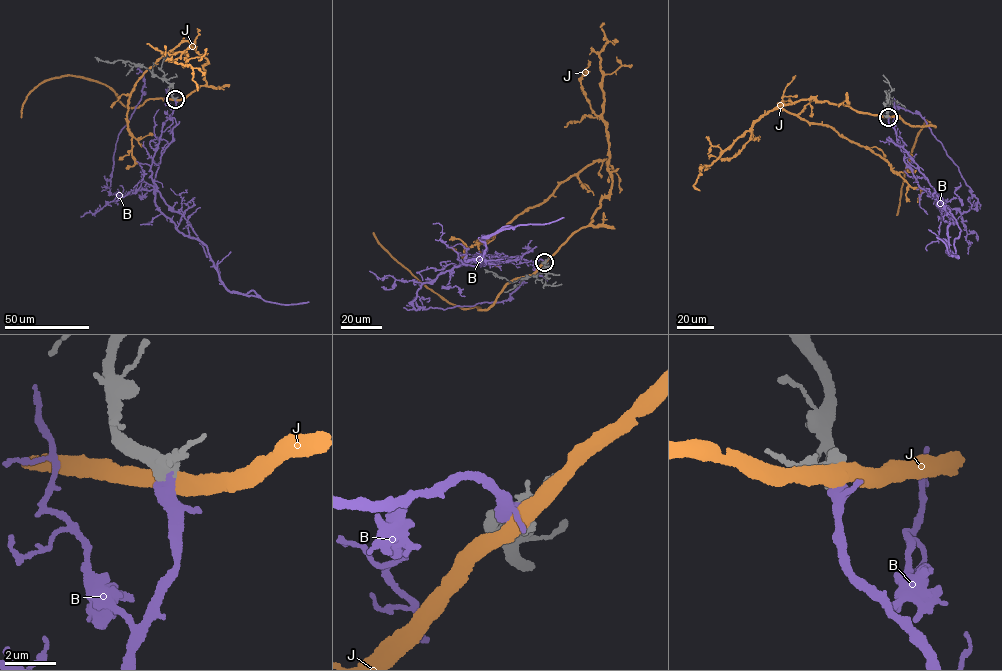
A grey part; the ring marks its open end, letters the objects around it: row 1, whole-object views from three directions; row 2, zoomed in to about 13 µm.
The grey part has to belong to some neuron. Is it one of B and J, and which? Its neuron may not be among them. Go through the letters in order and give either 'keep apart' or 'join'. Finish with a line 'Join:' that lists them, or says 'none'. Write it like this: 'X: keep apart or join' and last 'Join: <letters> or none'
B: join
J: keep apart
Join: B

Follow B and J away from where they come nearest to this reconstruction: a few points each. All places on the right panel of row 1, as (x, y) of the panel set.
B: (888, 117), (918, 184), (955, 219), (960, 231), (954, 244), (957, 257), (936, 237)
J: (888, 116), (812, 98), (778, 103), (785, 111), (829, 126), (879, 155), (908, 184), (920, 189), (918, 202)

